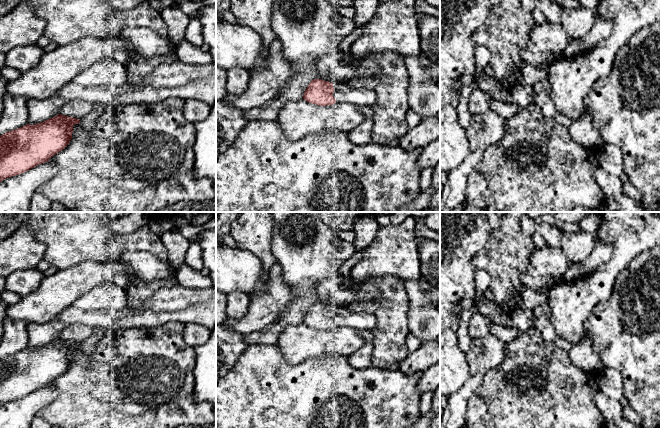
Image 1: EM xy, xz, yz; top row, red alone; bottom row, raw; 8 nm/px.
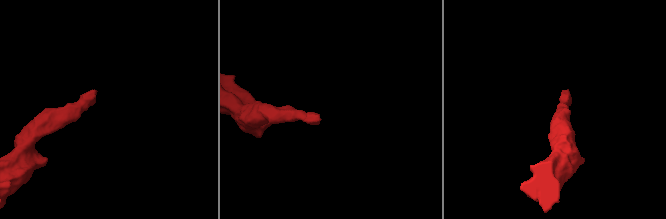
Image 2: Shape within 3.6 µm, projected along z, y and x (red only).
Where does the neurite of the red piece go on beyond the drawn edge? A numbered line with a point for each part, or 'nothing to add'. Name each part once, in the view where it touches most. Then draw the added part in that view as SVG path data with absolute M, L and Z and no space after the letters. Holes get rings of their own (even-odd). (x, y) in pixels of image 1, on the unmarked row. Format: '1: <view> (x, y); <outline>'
1: xz (360, 320); M343 306L333 307L333 320L336 326L345 325L358 330L372 330L376 325L374 314L349 311Z

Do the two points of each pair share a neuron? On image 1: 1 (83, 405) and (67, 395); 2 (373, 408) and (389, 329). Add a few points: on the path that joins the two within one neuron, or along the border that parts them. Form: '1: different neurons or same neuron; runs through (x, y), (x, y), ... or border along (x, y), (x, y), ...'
1: same neuron; runs through (79, 401), (71, 395)
2: different neurons; border along (372, 366), (387, 369)

